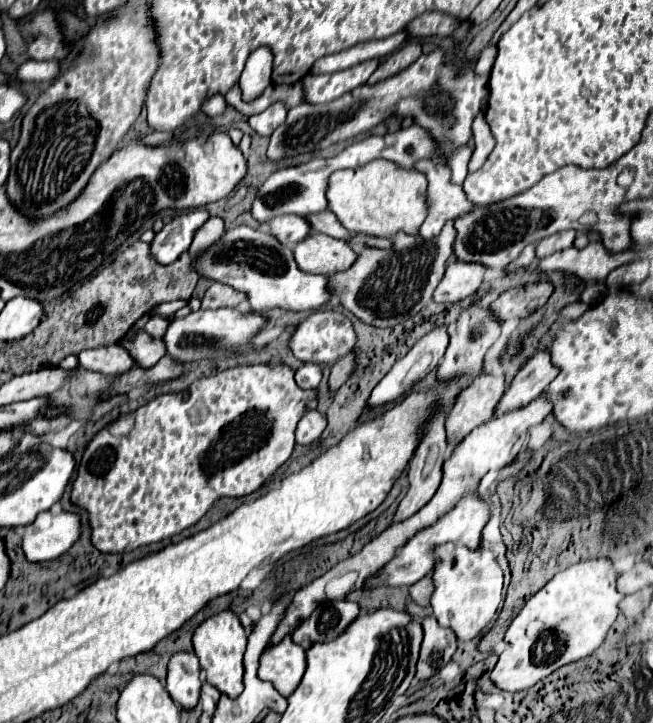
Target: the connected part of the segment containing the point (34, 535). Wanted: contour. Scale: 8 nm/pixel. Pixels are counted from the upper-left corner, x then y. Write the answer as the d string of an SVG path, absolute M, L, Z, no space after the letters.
M60 505L40 513L32 525L24 529L22 551L26 561L44 563L58 559L80 537L80 519L76 513L62 511Z

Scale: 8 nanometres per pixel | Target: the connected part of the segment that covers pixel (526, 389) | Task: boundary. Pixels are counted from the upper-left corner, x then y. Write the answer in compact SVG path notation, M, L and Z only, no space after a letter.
M548 349L538 351L514 377L512 385L500 399L500 405L496 407L496 415L502 415L504 411L520 409L530 401L534 401L536 397L540 397L546 391L548 383L554 381L558 373L560 371L556 369L556 365L552 365Z

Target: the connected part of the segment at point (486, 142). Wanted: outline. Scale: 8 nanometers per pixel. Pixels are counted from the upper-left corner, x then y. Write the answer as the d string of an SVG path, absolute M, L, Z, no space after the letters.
M482 113L472 123L472 135L474 135L474 153L472 153L472 159L468 163L470 173L478 171L484 165L484 161L488 159L490 151L494 149L494 137L492 137L492 133L488 129L488 123L486 123Z

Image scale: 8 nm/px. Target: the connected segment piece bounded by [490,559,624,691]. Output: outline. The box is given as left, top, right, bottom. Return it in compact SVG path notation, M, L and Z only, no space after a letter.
M590 559L584 563L576 563L560 573L556 573L516 615L516 619L510 623L504 643L506 649L502 651L494 671L490 673L490 679L498 689L504 691L524 691L538 683L540 679L548 677L556 669L580 661L594 653L598 645L604 641L608 629L618 617L618 603L624 595L616 591L616 571L612 569L612 561L608 559Z

